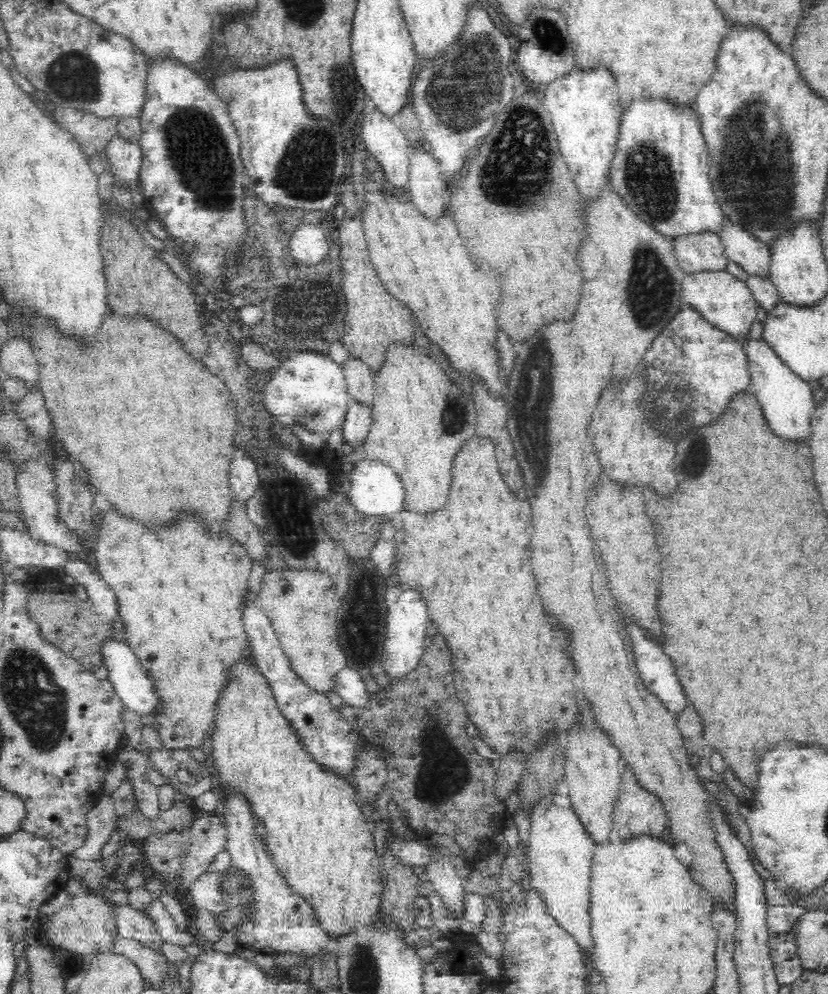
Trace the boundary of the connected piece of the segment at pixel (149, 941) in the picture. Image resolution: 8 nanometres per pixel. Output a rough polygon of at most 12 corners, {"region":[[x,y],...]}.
{"region":[[114,906],[120,937],[162,953],[164,937],[148,915]]}

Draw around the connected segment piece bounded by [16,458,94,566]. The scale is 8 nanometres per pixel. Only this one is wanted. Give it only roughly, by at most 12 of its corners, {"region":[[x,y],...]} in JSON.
{"region":[[40,458],[16,470],[32,540],[94,566],[92,551],[61,518],[58,485]]}

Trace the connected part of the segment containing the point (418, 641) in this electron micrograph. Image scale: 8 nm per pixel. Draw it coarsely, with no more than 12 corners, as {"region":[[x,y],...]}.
{"region":[[409,588],[386,617],[382,667],[391,680],[413,671],[429,621]]}

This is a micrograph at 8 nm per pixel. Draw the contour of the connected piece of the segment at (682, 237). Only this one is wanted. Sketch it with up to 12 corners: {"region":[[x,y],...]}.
{"region":[[680,234],[673,247],[684,273],[726,269],[719,234]]}

